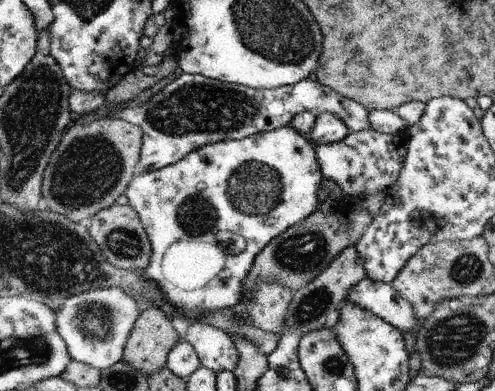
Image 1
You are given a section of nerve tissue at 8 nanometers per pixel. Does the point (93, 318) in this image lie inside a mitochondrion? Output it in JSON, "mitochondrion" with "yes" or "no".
{"mitochondrion":"yes"}

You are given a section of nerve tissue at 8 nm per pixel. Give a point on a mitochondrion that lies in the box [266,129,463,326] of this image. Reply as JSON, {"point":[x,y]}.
{"point":[302,252]}

